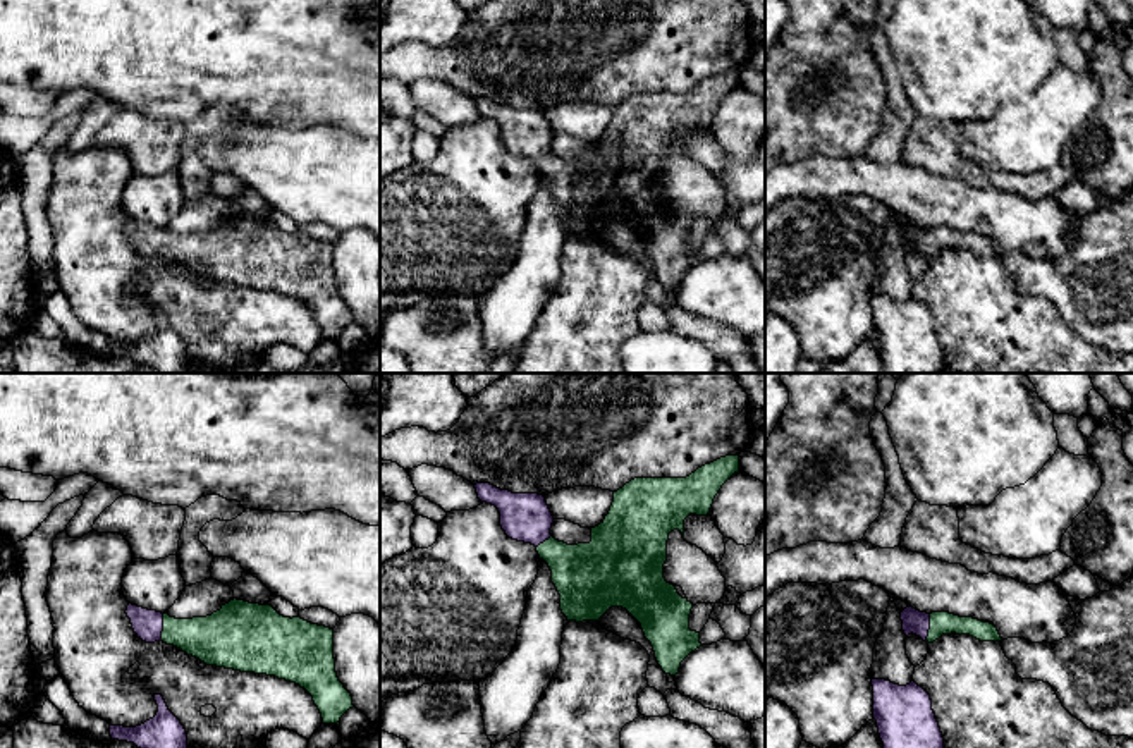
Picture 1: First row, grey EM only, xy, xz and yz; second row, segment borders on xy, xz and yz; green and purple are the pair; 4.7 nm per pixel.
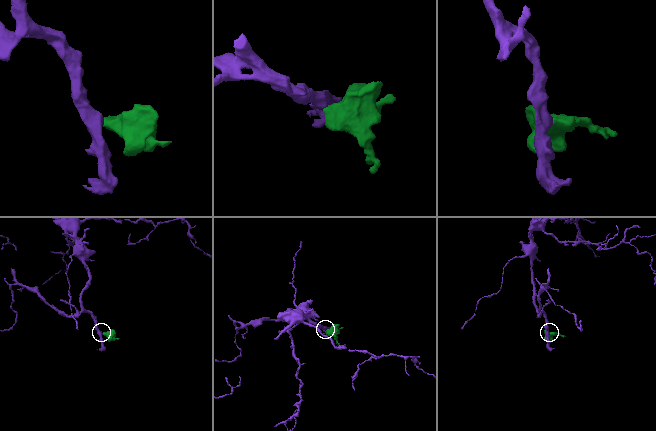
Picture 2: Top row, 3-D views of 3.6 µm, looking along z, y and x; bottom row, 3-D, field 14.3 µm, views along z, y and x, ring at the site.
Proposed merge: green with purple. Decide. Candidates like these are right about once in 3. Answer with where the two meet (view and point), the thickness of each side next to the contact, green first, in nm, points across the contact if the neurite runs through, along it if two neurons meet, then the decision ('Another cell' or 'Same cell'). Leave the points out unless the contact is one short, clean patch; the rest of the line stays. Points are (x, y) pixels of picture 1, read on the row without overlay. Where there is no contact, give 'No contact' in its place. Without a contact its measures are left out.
Touches green at xy (164, 243). Thickness 240 nm (green) against 140 nm. Path across: xy (215, 255), (164, 243), (148, 239). Same cell

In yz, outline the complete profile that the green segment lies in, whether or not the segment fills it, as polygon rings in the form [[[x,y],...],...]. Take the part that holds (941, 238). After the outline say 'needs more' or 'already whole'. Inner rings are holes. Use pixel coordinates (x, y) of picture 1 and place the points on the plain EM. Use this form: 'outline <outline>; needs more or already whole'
outline [[[906,222],[901,227],[904,249],[916,249],[923,256],[934,258],[942,249],[970,249],[980,256],[1001,256],[997,242],[990,237],[983,237],[973,232],[959,232],[949,227],[920,227],[913,222]]]; needs more

